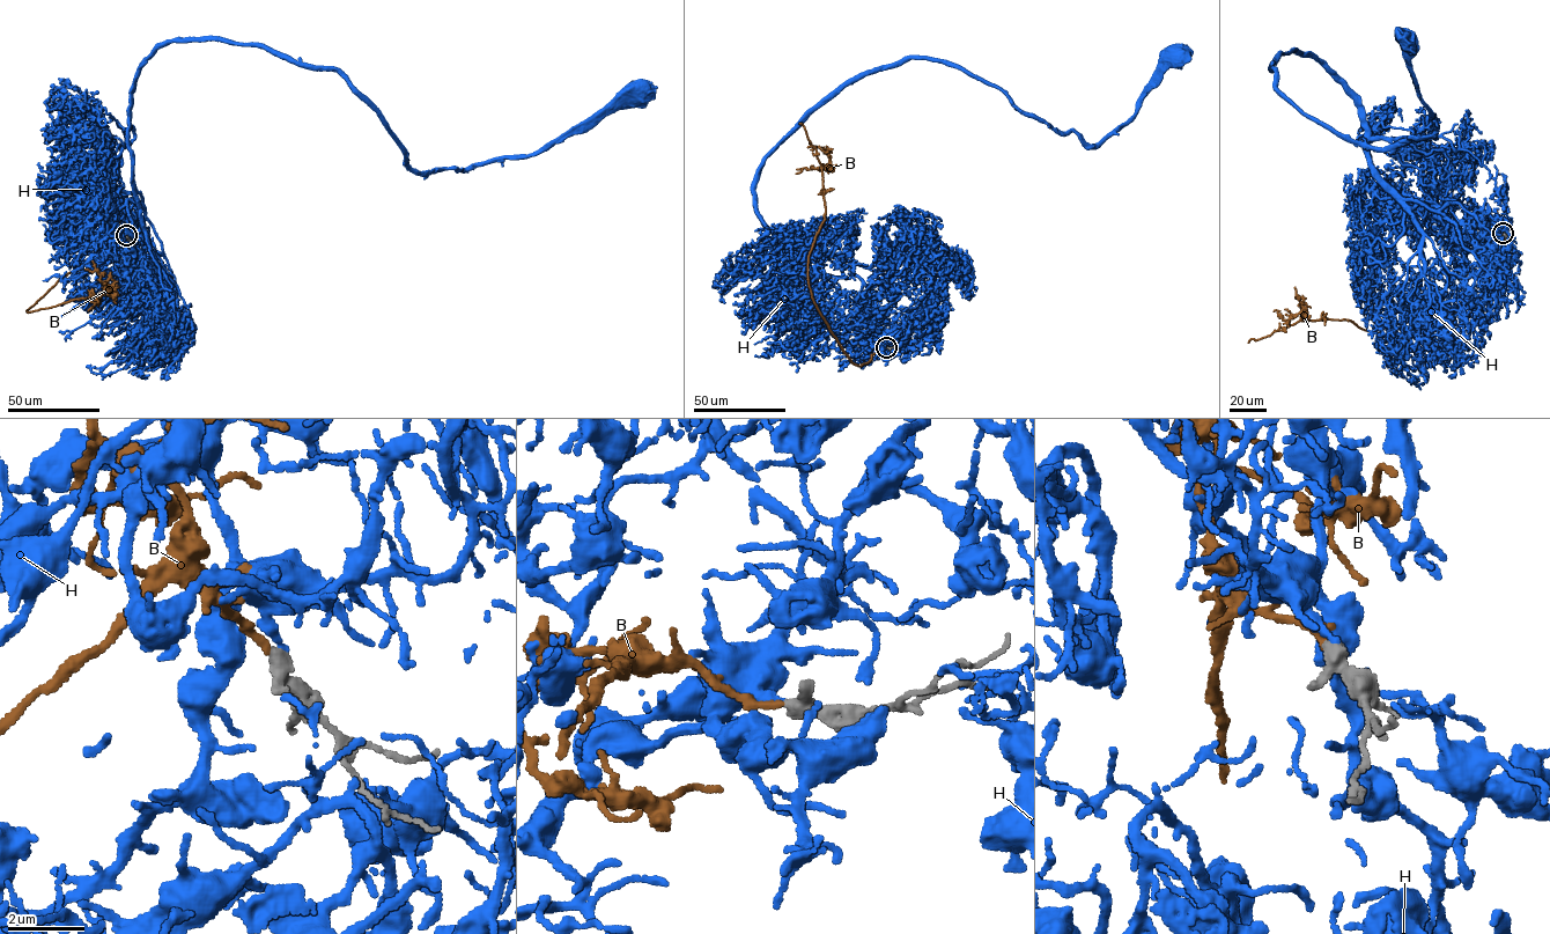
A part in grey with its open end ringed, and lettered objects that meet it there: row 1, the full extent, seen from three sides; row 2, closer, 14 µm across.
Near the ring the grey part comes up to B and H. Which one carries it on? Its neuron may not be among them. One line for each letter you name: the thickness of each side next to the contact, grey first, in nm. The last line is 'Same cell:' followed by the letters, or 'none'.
B: 460/200 nm
Same cell: B

